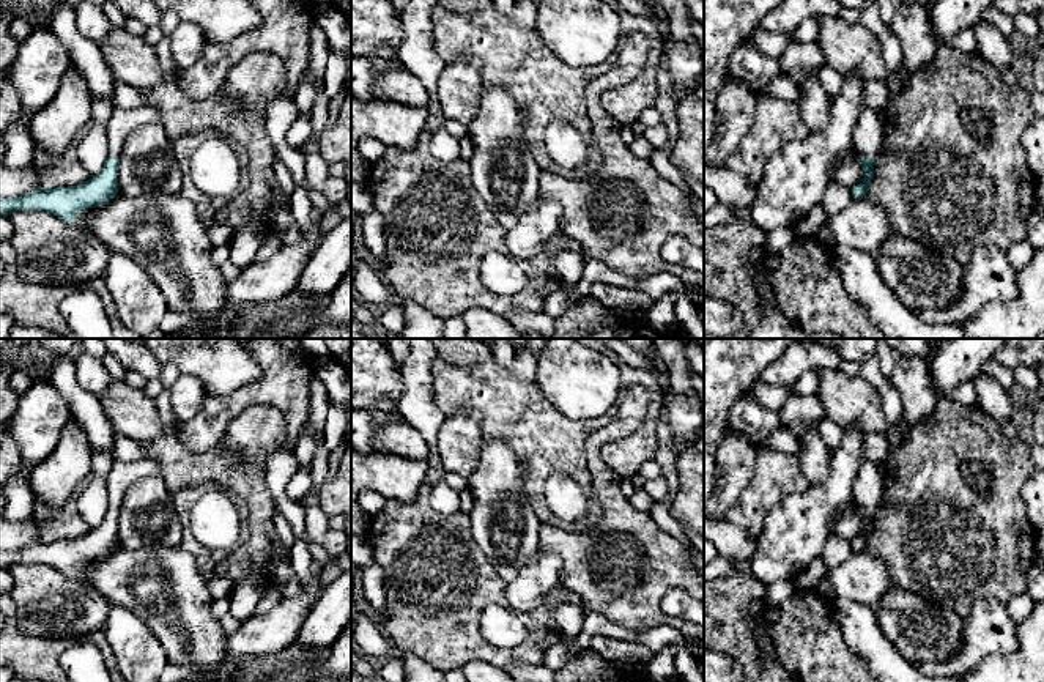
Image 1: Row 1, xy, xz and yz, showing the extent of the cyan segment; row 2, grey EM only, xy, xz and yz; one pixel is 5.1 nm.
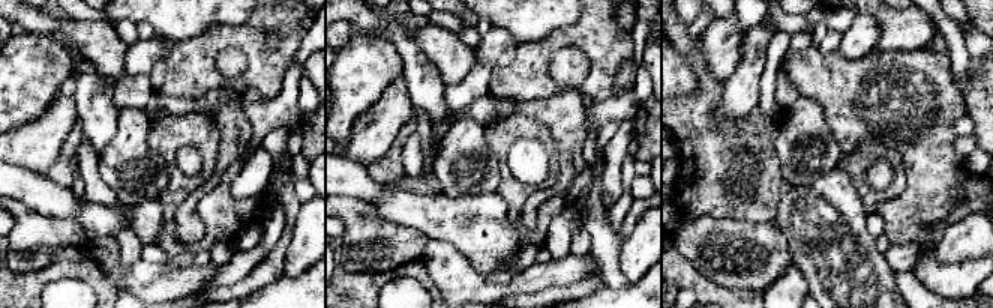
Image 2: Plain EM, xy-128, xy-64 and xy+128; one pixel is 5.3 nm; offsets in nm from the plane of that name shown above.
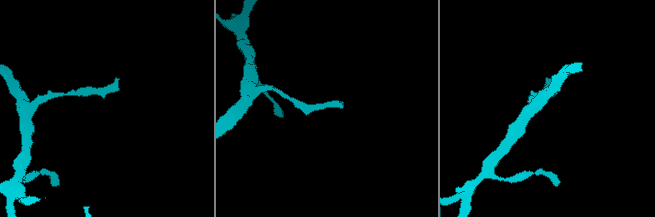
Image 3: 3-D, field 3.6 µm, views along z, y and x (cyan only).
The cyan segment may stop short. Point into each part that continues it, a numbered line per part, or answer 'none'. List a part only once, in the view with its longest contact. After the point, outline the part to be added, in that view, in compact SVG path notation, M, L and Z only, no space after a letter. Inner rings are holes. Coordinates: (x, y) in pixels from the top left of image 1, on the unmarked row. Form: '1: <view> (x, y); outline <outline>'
1: yz (868, 487); outline M861 461L853 482L853 501L860 512L877 512L883 493L885 473L879 465Z

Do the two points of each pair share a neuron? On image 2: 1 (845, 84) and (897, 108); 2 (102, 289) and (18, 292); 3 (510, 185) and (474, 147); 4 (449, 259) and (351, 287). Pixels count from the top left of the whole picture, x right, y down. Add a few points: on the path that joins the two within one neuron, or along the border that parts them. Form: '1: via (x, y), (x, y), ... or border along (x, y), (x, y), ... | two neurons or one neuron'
1: via (858, 96), (884, 98) | one neuron
2: via (81, 271), (53, 271), (39, 278) | one neuron
3: border along (486, 141), (498, 164), (500, 184), (495, 191) | two neurons
4: border along (422, 259), (440, 292) | two neurons

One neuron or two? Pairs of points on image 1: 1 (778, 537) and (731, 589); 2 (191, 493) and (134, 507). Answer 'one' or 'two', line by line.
1: two
2: two

